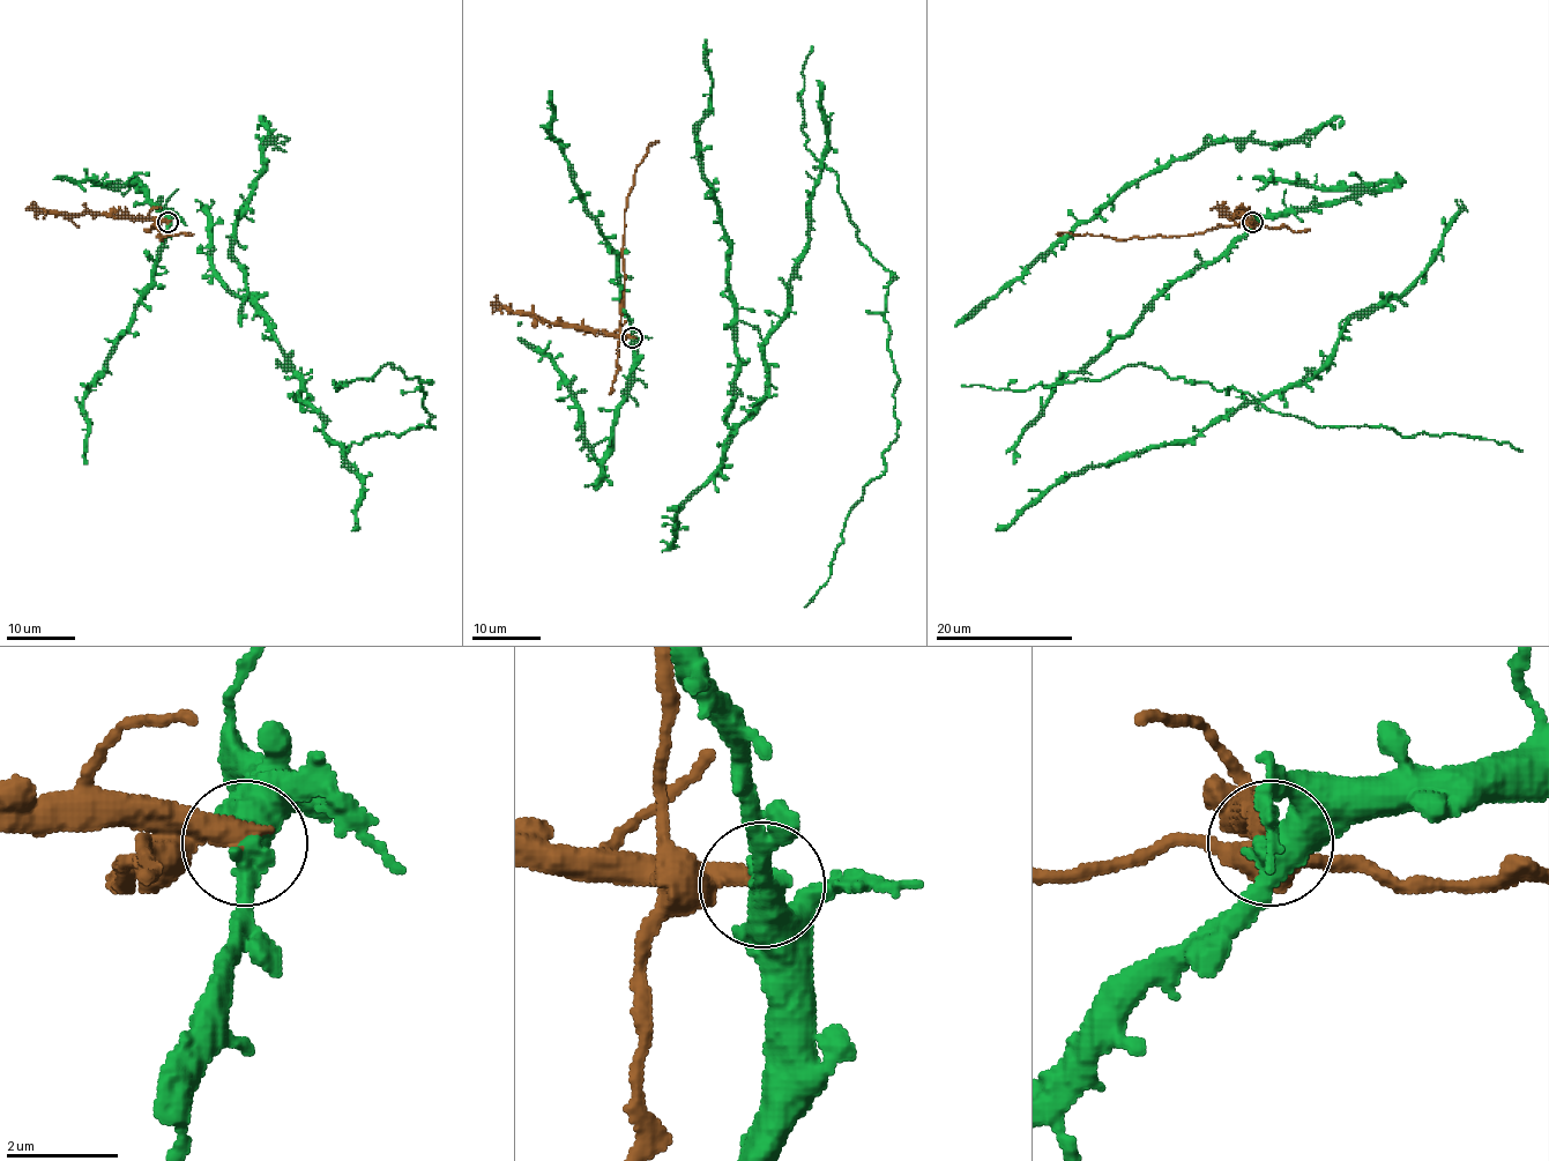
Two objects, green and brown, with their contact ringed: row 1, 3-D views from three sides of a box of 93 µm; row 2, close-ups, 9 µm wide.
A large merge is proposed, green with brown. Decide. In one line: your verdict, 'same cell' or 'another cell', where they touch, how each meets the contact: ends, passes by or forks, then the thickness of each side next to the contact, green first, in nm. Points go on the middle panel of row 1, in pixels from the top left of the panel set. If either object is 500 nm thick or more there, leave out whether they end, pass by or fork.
another cell; place (632, 337); calibres 500 and 440 nm

